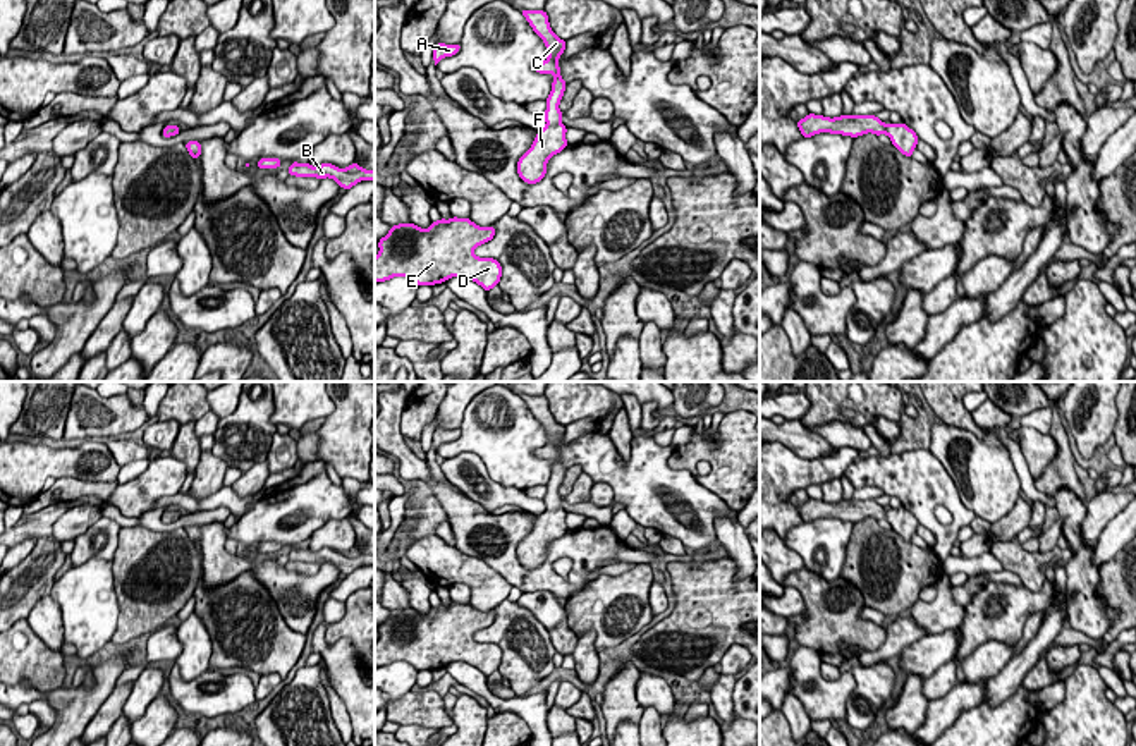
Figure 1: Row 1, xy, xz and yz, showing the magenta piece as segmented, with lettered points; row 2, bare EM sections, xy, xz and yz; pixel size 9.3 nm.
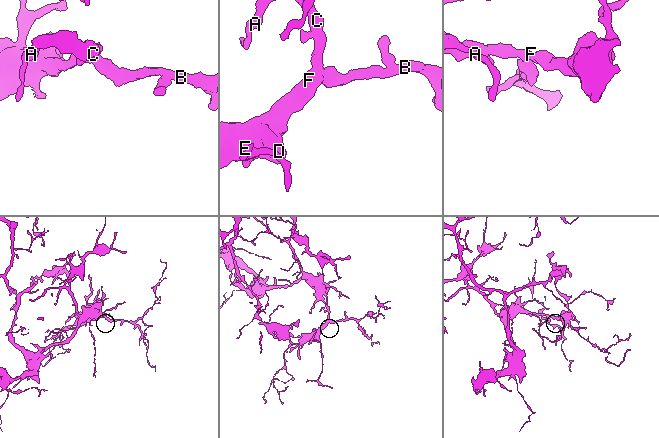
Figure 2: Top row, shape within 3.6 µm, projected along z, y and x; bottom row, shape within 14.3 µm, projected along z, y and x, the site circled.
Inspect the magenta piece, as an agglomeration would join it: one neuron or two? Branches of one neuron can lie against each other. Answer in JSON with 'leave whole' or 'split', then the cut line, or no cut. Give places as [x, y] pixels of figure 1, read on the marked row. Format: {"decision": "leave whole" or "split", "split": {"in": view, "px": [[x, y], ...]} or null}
{"decision": "leave whole", "split": null}

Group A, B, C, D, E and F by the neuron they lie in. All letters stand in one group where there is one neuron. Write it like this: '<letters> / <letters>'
A B C D E F

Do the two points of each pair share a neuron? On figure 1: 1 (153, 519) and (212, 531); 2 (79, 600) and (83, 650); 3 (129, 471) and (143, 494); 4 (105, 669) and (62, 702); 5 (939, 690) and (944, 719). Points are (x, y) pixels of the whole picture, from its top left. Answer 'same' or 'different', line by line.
1: different
2: same
3: different
4: same
5: different

